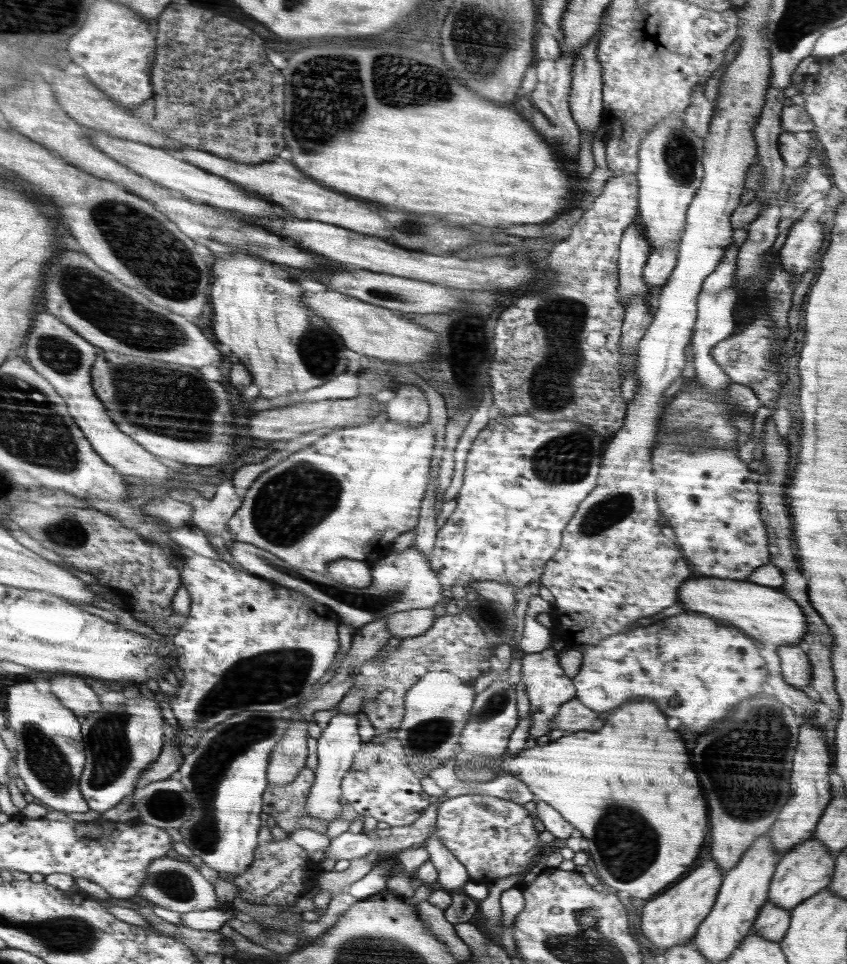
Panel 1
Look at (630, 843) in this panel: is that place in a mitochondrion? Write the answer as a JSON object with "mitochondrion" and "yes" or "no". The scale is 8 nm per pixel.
{"mitochondrion":"yes"}

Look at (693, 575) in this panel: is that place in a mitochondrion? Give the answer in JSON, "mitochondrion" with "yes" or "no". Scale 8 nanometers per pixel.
{"mitochondrion":"no"}

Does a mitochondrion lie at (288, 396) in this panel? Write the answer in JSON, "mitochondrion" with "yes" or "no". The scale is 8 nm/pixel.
{"mitochondrion":"no"}

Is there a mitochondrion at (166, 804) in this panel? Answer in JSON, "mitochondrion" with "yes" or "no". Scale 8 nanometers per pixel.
{"mitochondrion":"yes"}

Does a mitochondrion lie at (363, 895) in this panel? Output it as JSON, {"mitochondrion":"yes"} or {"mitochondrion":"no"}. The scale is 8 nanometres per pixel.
{"mitochondrion":"no"}

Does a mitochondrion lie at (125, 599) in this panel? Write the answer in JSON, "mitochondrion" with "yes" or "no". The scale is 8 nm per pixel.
{"mitochondrion":"no"}

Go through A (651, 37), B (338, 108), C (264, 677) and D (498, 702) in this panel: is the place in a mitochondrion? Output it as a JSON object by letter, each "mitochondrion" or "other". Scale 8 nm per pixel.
{"A":"other","B":"mitochondrion","C":"mitochondrion","D":"mitochondrion"}

